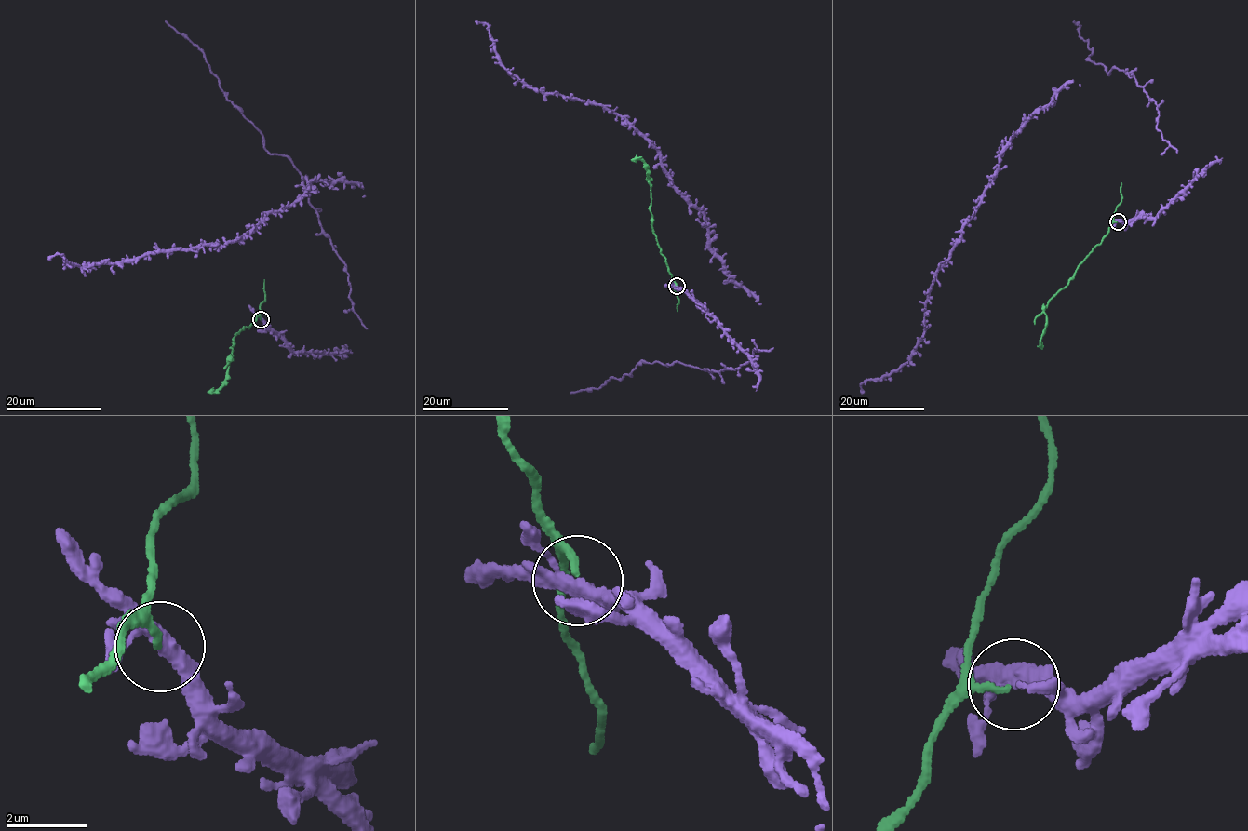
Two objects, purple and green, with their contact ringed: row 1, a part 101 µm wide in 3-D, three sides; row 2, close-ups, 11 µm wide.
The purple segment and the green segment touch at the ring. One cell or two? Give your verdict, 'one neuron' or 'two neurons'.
two neurons

